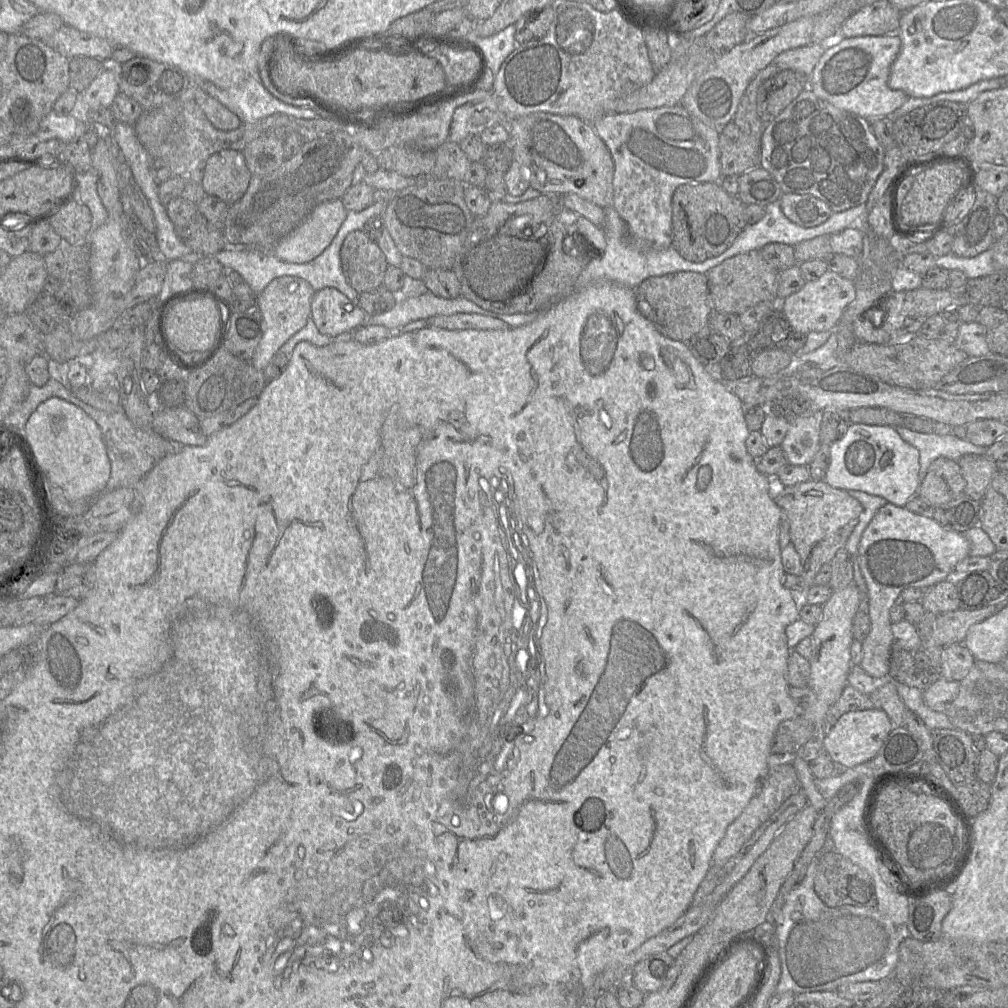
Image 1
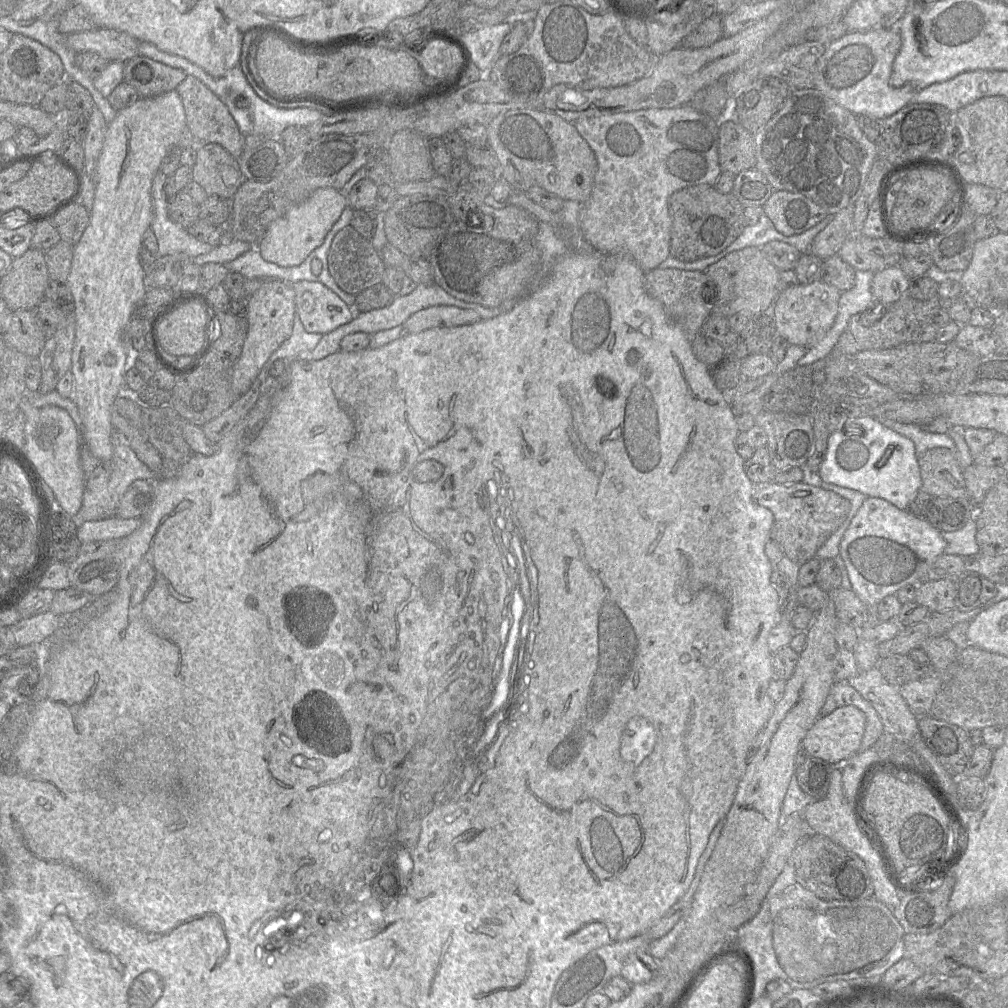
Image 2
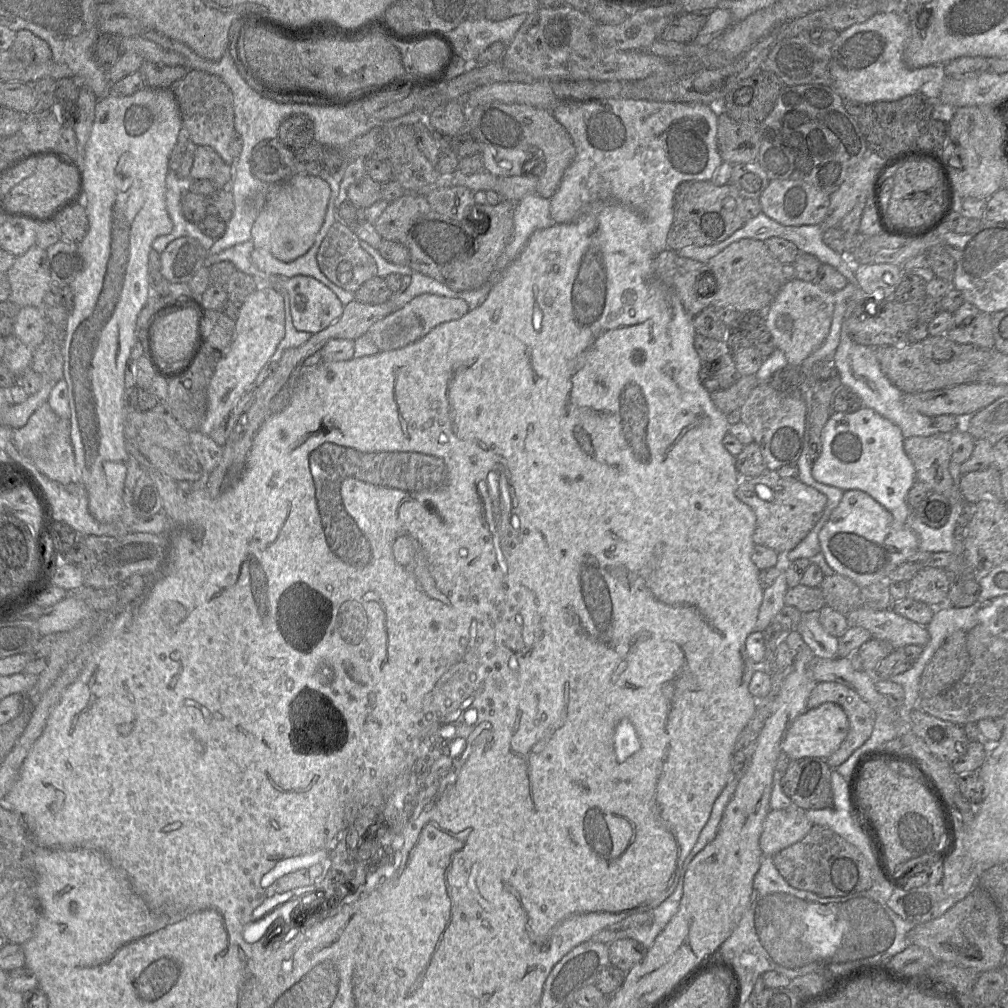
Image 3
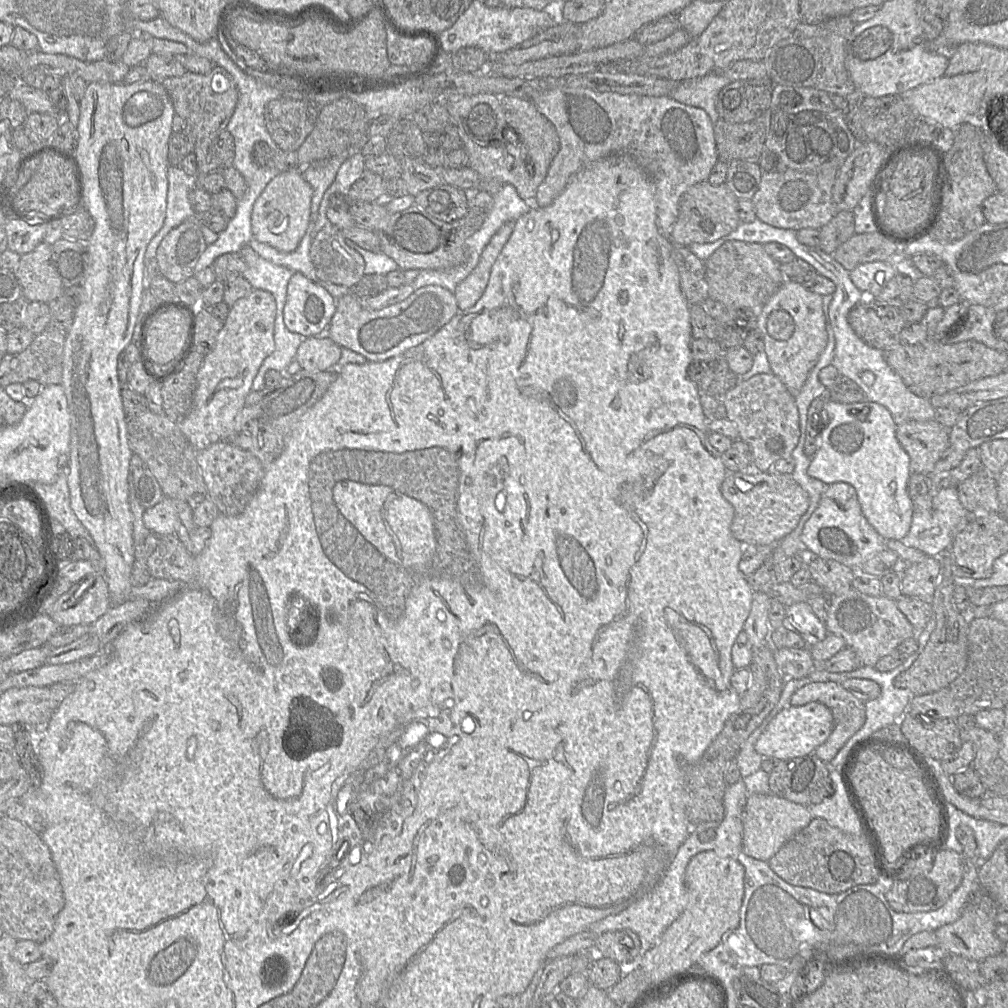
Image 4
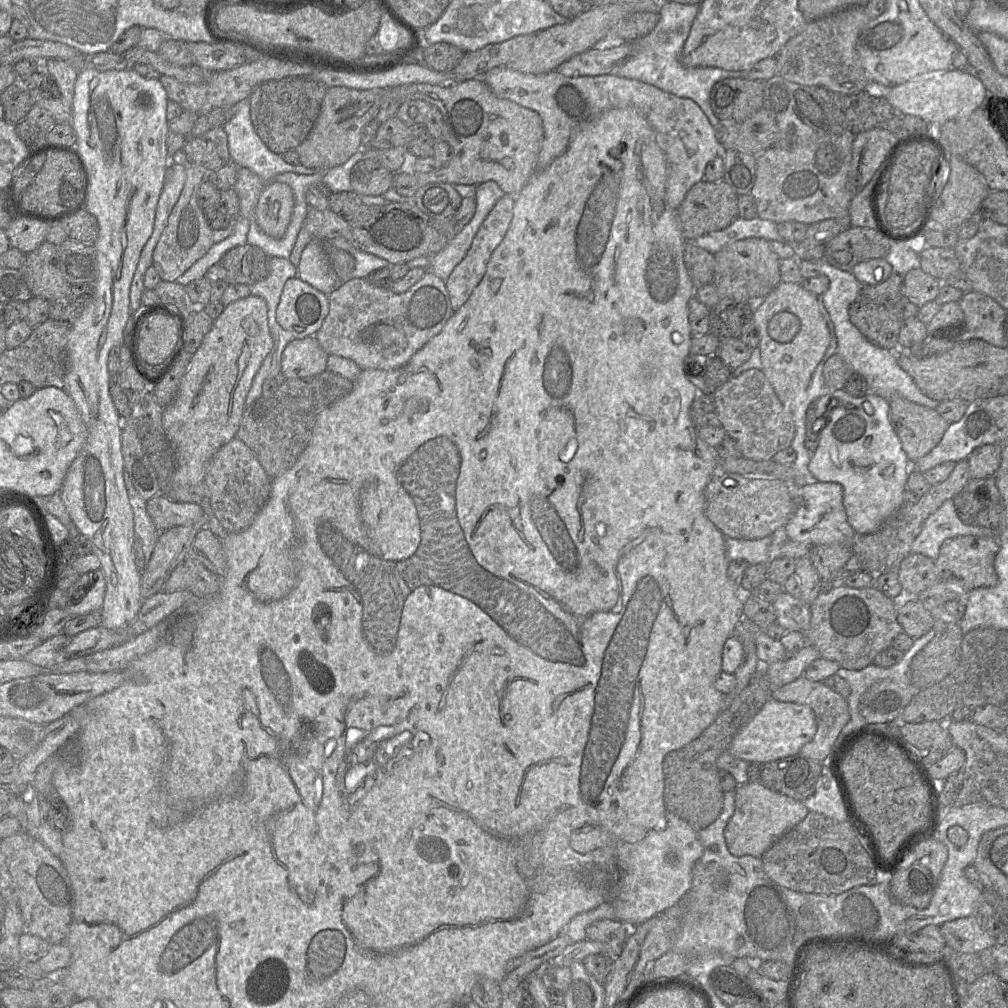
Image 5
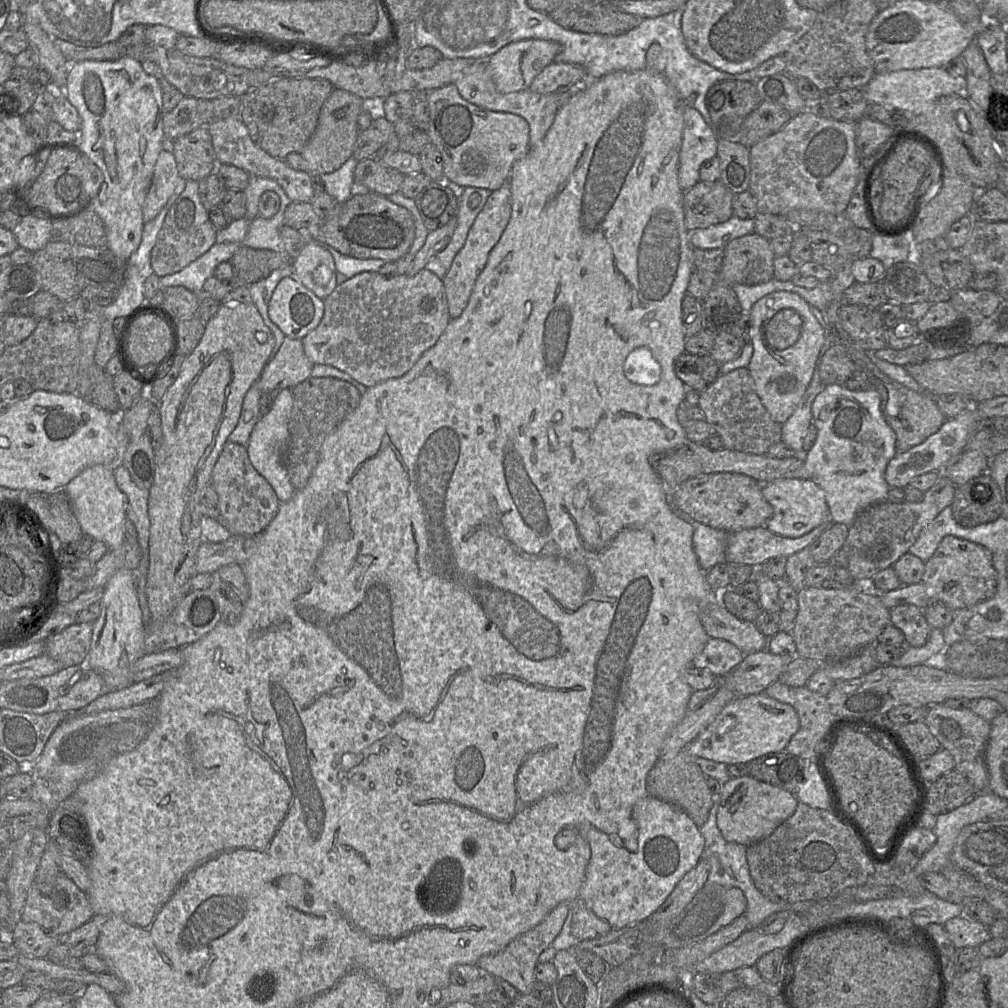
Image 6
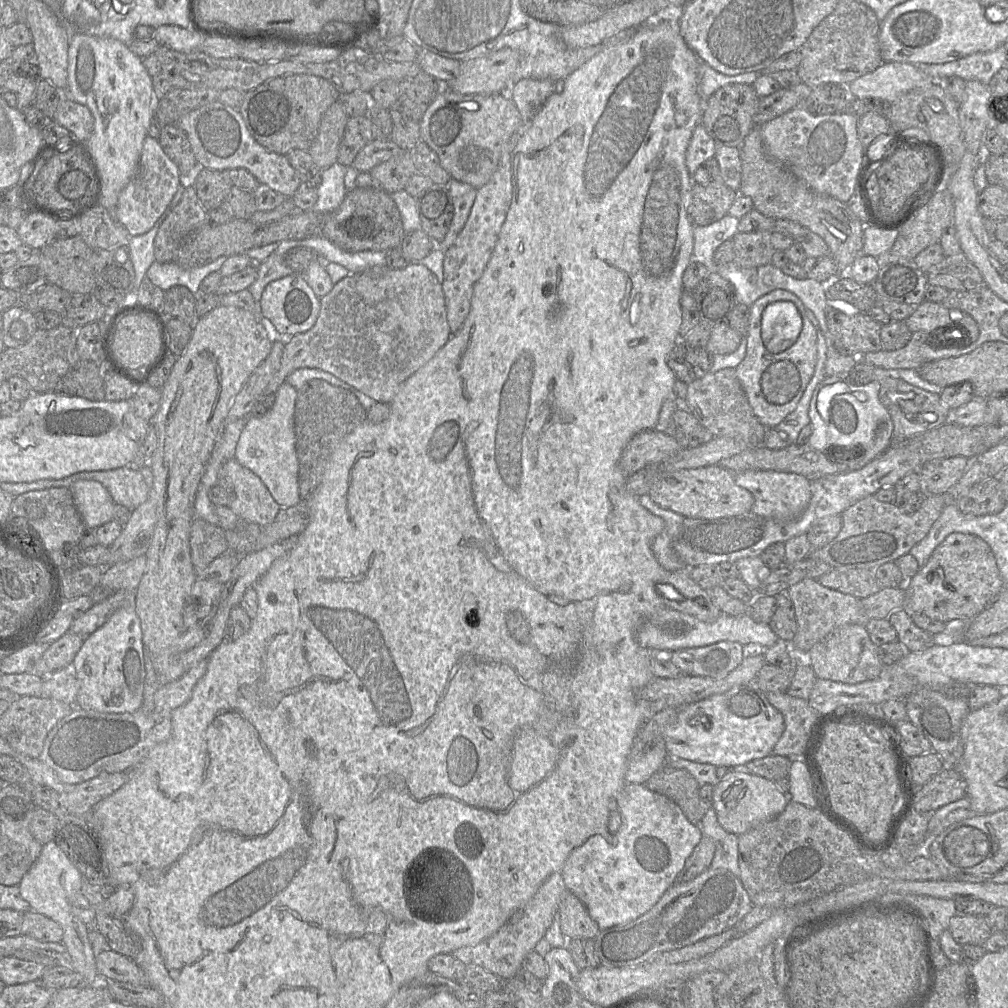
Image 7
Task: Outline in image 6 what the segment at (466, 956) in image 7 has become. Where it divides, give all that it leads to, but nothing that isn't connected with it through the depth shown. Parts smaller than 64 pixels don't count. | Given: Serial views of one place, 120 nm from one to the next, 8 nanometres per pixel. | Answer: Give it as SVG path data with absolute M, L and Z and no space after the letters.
M563 902L556 906L537 926L531 930L520 934L514 938L502 950L483 955L477 962L476 966L482 971L510 983L519 993L531 994L533 984L536 981L534 969L537 964L539 955L549 946L554 938L559 934L563 923L571 909L571 902Z

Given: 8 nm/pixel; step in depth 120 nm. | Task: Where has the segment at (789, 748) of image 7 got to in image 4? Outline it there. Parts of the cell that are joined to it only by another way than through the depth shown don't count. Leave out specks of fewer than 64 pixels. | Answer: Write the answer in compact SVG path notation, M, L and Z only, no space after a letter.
M812 682L797 689L790 697L791 706L802 706L810 702L819 702L827 706L832 714L834 726L827 740L814 754L824 763L830 763L846 742L864 725L866 720L865 702L856 698L841 684L836 682Z

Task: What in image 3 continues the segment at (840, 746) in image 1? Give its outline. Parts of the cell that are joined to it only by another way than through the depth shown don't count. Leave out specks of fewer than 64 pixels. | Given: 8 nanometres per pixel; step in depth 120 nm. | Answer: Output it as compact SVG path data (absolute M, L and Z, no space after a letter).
M826 702L808 709L793 721L783 738L781 750L791 760L813 757L827 759L838 750L848 730L849 720L845 711L835 703Z

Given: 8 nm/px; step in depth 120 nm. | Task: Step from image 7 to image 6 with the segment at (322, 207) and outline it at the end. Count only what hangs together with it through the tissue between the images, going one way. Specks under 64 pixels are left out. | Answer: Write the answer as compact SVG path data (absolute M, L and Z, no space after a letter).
M351 156L339 169L331 173L320 175L324 183L324 190L339 204L348 200L352 195L363 194L369 190L354 182L354 169L357 160Z

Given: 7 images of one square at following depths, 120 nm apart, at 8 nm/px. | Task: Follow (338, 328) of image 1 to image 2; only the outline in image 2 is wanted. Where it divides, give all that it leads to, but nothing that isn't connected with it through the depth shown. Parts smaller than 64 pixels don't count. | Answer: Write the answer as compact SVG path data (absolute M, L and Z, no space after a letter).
M320 282L292 283L296 314L309 333L328 334L351 322L356 311Z

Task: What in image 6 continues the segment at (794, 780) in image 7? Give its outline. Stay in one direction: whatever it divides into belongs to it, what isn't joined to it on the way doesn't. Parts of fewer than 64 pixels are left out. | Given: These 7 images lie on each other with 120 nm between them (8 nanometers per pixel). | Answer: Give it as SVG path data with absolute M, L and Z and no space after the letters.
M809 764L806 777L797 790L797 799L811 808L829 810L834 815L833 798L818 764Z

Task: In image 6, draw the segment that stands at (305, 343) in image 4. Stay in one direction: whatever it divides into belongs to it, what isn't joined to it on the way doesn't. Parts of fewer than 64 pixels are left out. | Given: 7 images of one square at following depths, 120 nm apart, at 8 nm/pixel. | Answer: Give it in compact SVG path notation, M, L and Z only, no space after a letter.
M285 337L274 358L264 367L256 386L262 393L291 389L308 379L312 368L302 341Z

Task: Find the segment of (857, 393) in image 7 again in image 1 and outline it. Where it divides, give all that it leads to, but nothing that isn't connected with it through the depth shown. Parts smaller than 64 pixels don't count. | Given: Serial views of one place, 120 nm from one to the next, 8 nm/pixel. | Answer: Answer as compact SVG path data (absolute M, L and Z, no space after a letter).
M850 424L846 434L830 445L831 460L824 481L830 486L863 491L884 498L888 503L904 507L916 496L920 487L919 451L897 433L895 427L866 424Z

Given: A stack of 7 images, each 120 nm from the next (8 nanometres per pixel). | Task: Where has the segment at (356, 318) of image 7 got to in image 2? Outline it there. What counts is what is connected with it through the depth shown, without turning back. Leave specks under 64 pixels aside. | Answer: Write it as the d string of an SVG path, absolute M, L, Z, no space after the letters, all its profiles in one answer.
M431 306L411 315L403 324L405 333L419 333L427 329L473 324L482 318L471 309L456 306Z

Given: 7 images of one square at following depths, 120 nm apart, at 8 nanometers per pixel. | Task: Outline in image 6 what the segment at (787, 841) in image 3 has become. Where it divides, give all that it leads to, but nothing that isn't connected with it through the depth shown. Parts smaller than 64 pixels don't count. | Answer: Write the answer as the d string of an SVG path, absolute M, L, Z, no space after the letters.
M749 777L731 778L722 785L717 826L724 839L746 847L770 836L791 817L799 801L788 791Z

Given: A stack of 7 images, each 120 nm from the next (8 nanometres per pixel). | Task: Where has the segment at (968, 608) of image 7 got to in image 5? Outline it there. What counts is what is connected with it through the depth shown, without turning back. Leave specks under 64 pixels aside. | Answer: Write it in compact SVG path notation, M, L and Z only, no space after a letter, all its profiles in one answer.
M956 536L946 539L941 545L935 566L940 582L959 585L966 591L975 588L994 587L998 583L994 560L999 551L999 541L996 536Z

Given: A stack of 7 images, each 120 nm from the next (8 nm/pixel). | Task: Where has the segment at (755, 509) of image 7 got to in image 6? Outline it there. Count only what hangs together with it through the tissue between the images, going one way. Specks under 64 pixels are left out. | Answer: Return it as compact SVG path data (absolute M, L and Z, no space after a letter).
M777 479L769 483L762 483L762 494L773 507L773 515L766 526L775 534L788 538L798 538L831 519L825 492L812 479Z

